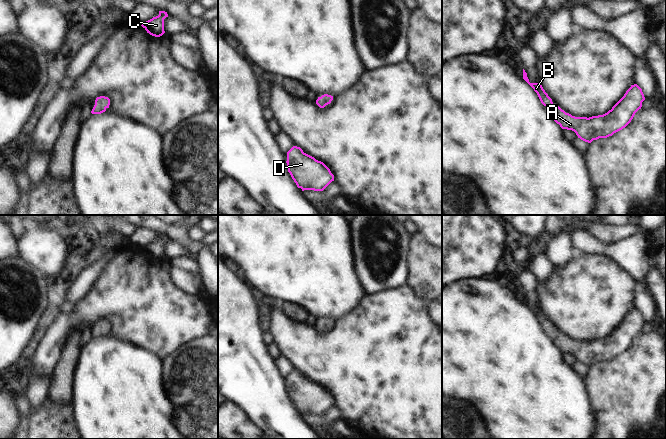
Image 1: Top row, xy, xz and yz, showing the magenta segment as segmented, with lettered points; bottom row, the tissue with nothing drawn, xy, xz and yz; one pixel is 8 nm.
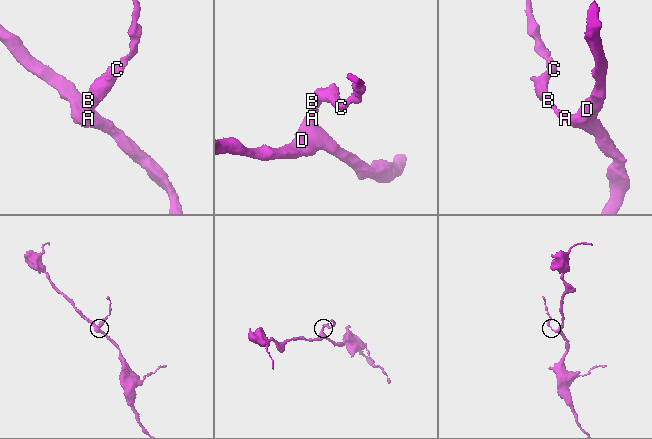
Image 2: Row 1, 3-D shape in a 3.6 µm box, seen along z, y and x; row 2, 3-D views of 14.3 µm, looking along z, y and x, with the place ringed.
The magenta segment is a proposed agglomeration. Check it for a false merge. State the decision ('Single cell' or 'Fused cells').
Single cell.

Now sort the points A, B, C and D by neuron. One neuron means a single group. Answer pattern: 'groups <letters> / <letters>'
groups A B C D

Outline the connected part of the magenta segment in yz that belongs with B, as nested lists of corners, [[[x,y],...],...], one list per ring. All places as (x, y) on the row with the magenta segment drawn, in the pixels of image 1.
[[[523,69],[523,79],[537,93],[541,103],[548,108],[548,113],[562,129],[572,130],[581,140],[591,143],[599,138],[607,138],[625,128],[641,109],[645,100],[642,89],[631,85],[624,96],[607,113],[592,117],[575,117],[566,113],[559,106],[554,106],[552,99],[540,83],[530,83]]]

